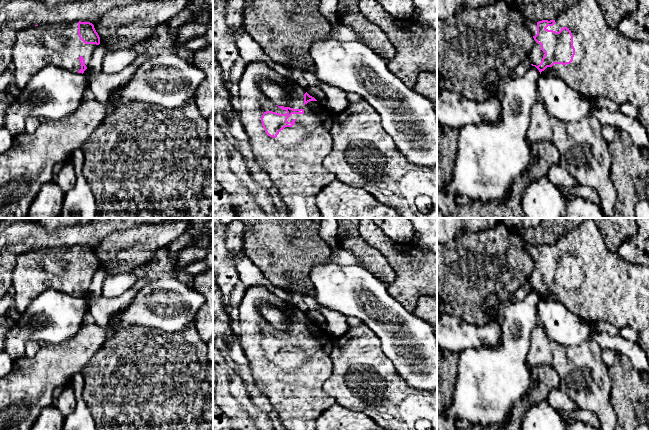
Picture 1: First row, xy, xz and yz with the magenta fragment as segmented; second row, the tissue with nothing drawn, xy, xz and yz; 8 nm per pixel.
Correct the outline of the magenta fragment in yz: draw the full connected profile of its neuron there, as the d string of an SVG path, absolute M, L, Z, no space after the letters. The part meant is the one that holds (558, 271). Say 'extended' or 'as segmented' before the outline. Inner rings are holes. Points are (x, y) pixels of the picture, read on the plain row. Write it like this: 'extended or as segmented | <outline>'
extended | M584 218L579 226L564 234L555 244L526 244L526 250L534 262L528 283L540 298L561 302L569 311L585 320L590 329L593 322L606 321L619 329L627 327L635 331L637 343L649 363L649 267L629 262L617 251L609 251L600 228L592 218Z

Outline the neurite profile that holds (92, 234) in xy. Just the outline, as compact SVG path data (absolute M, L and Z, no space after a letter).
M36 218L15 222L0 235L0 299L12 286L17 257L25 252L79 245L94 248L113 231L179 219L181 218L92 218L89 224L65 227L55 233L38 225Z

